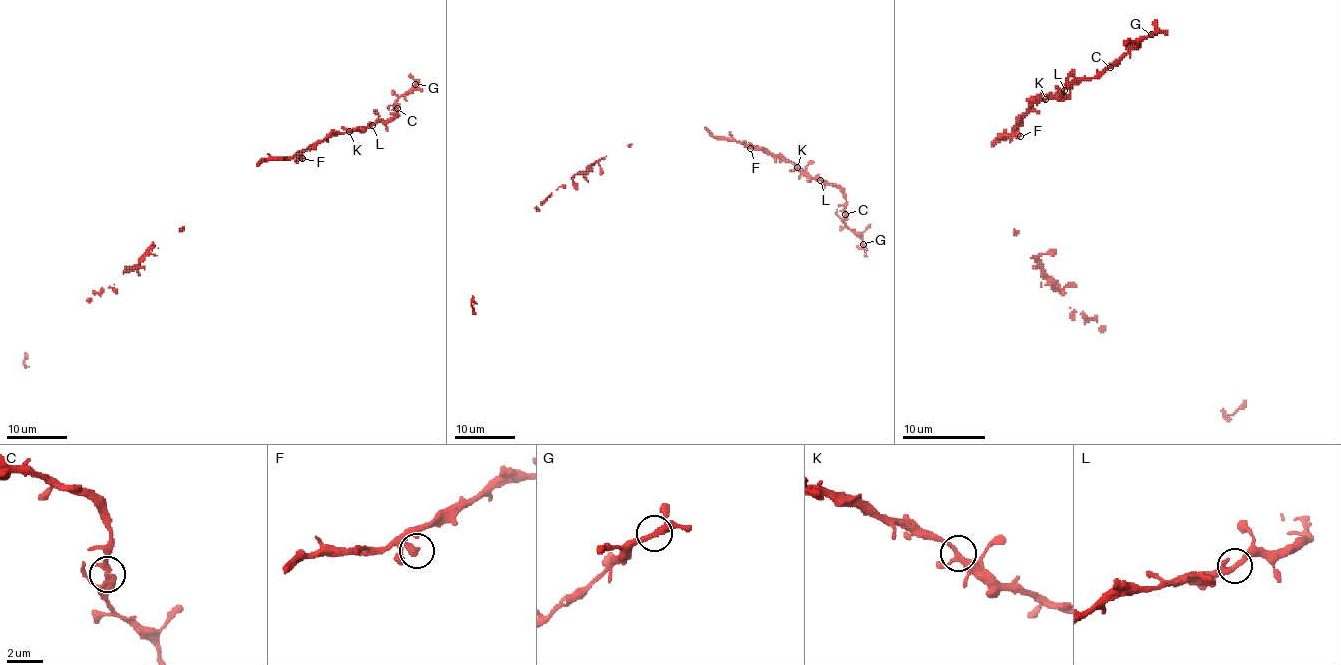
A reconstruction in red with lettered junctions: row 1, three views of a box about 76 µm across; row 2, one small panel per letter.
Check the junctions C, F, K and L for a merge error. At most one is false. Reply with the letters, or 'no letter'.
no letter

